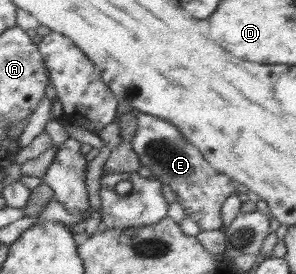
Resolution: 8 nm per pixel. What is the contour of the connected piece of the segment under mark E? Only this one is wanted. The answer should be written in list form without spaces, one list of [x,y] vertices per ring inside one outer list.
[[[139,113],[136,133],[130,144],[141,165],[151,171],[152,178],[171,187],[178,202],[185,208],[187,217],[195,221],[202,231],[222,226],[221,206],[227,197],[235,193],[237,184],[229,176],[213,169],[201,152],[175,126],[153,115]]]

